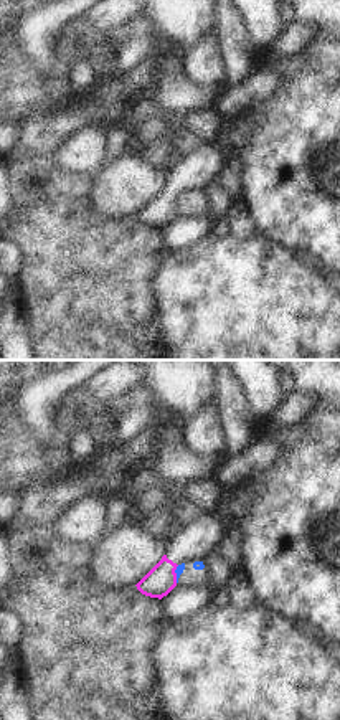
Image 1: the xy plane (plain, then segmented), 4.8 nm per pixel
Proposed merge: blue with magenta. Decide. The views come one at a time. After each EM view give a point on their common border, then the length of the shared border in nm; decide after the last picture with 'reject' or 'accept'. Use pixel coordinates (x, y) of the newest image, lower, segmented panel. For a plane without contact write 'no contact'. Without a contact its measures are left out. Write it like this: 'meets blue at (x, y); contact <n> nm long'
meets blue at (175, 572); contact 90 nm long

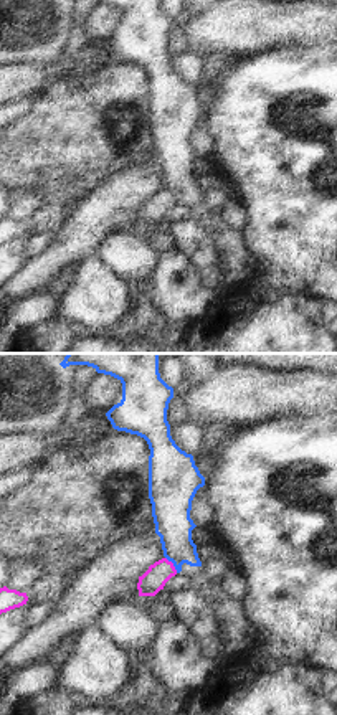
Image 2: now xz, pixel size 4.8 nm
meets blue at (174, 565); contact 100 nm long

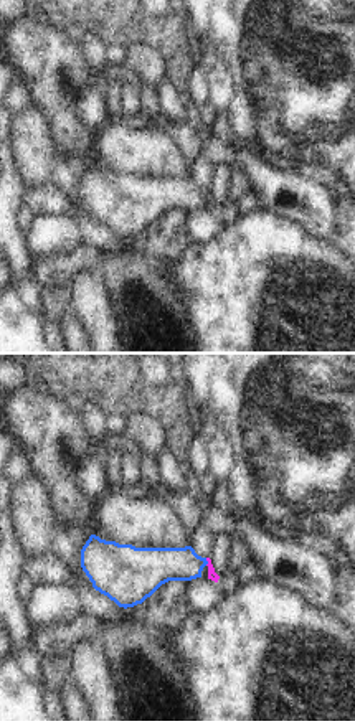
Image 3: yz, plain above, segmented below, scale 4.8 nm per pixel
meets blue at (207, 561); contact 40 nm long

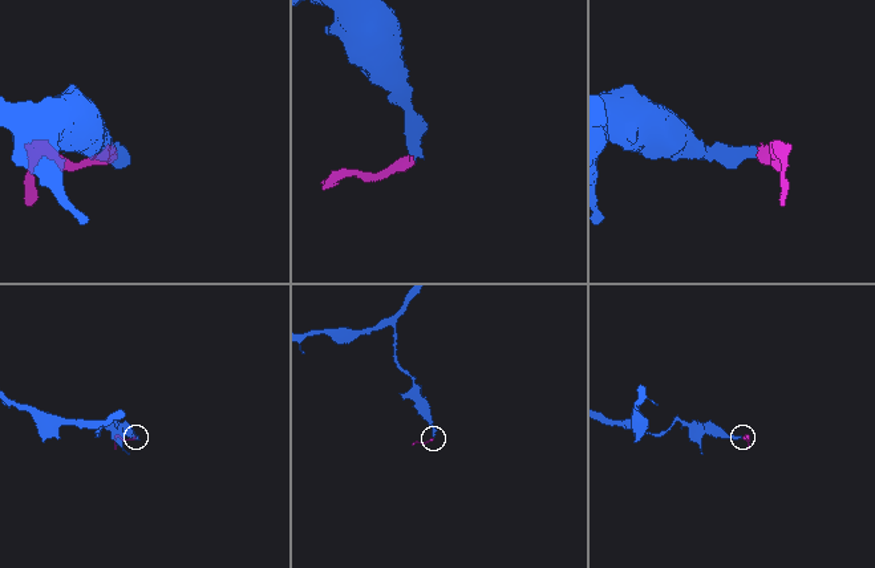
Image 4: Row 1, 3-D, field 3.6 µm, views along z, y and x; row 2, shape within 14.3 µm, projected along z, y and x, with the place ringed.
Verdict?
reject

